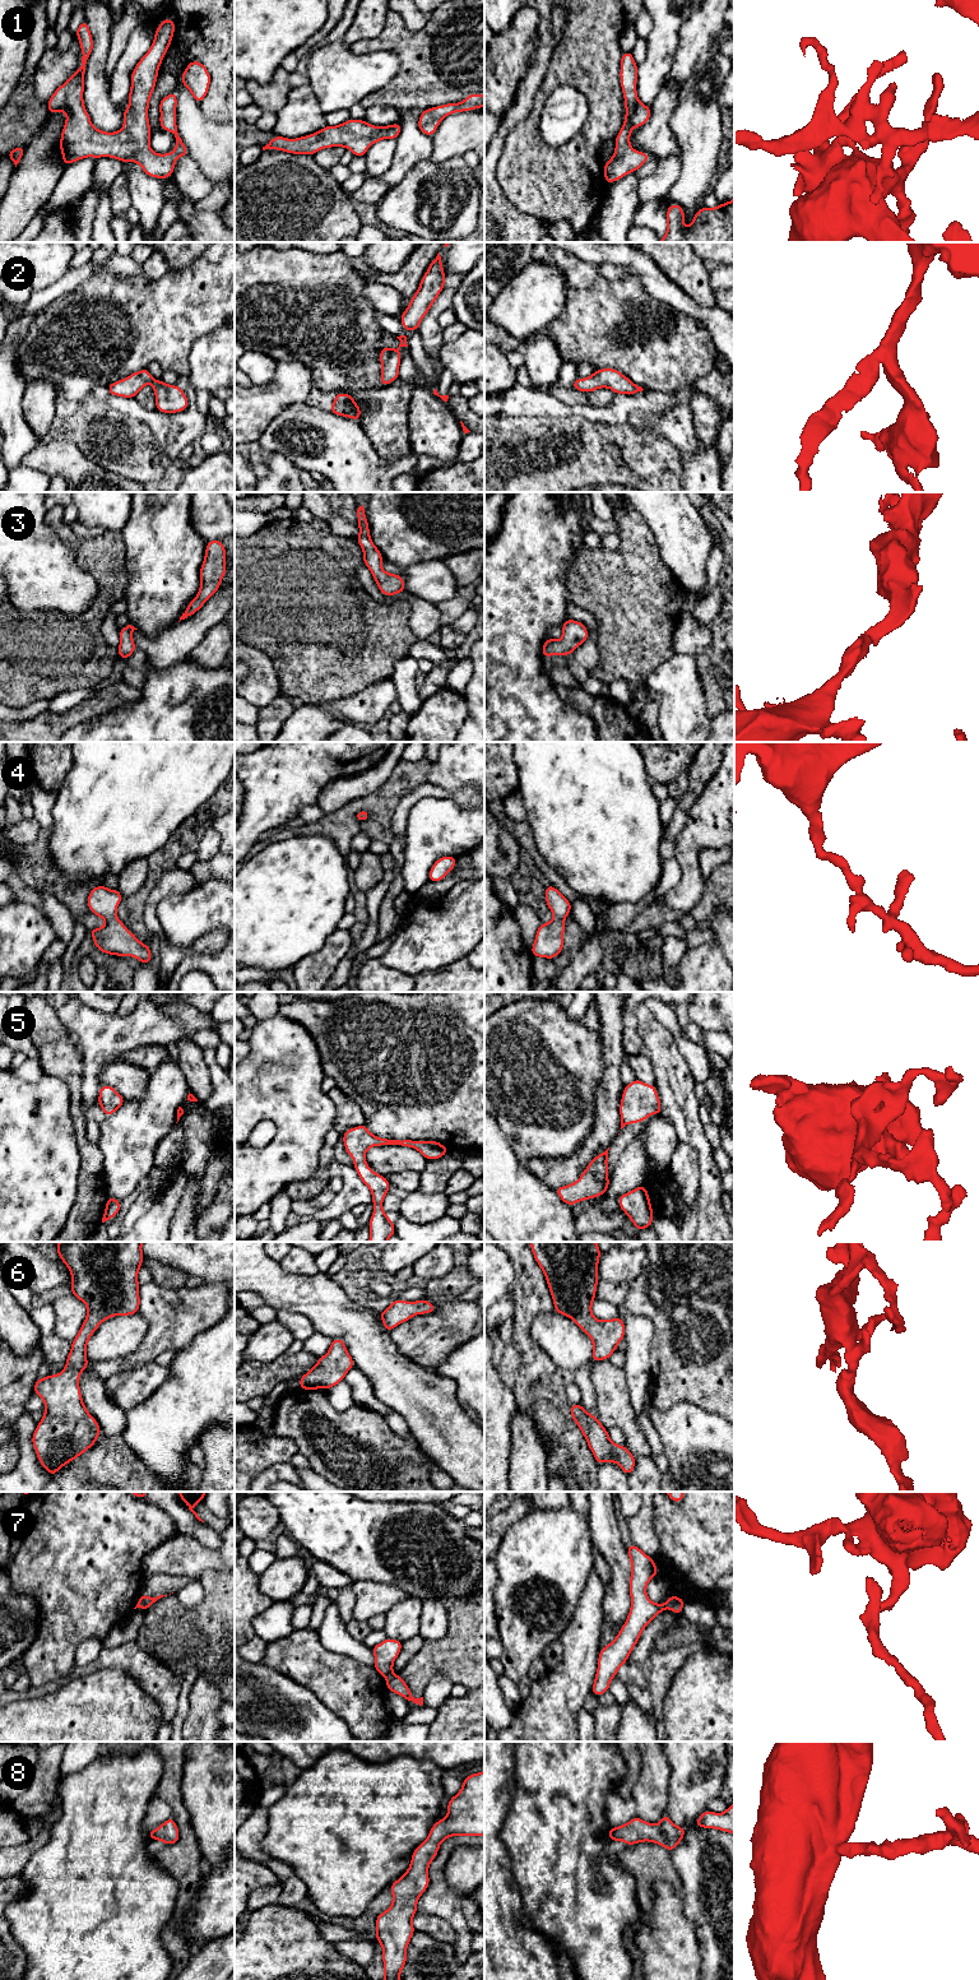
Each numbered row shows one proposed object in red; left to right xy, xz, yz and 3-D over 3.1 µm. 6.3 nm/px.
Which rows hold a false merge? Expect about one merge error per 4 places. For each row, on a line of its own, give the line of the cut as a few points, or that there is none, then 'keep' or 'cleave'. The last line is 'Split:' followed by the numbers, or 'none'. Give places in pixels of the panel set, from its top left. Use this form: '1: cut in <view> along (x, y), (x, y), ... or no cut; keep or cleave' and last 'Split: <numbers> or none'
1: no cut; keep
2: no cut; keep
3: no cut; keep
4: no cut; keep
5: no cut; keep
6: no cut; keep
7: cut in xz along (391, 1673), (386, 1677); cleave
8: no cut; keep
Split: 7

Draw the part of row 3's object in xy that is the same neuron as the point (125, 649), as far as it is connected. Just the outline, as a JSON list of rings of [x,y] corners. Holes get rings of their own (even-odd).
[[[131,625],[120,629],[120,645],[117,654],[125,660],[135,652],[136,646],[133,640],[133,631],[138,630]]]

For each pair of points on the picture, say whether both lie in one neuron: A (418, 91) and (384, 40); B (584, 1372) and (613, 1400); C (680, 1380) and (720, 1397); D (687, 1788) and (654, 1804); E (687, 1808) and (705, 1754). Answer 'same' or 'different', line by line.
A: same
B: different
C: same
D: different
E: same

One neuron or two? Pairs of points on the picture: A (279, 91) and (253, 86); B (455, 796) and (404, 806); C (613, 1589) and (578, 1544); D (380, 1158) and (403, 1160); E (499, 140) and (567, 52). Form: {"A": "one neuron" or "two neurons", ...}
{"A": "one neuron", "B": "one neuron", "C": "two neurons", "D": "one neuron", "E": "two neurons"}

